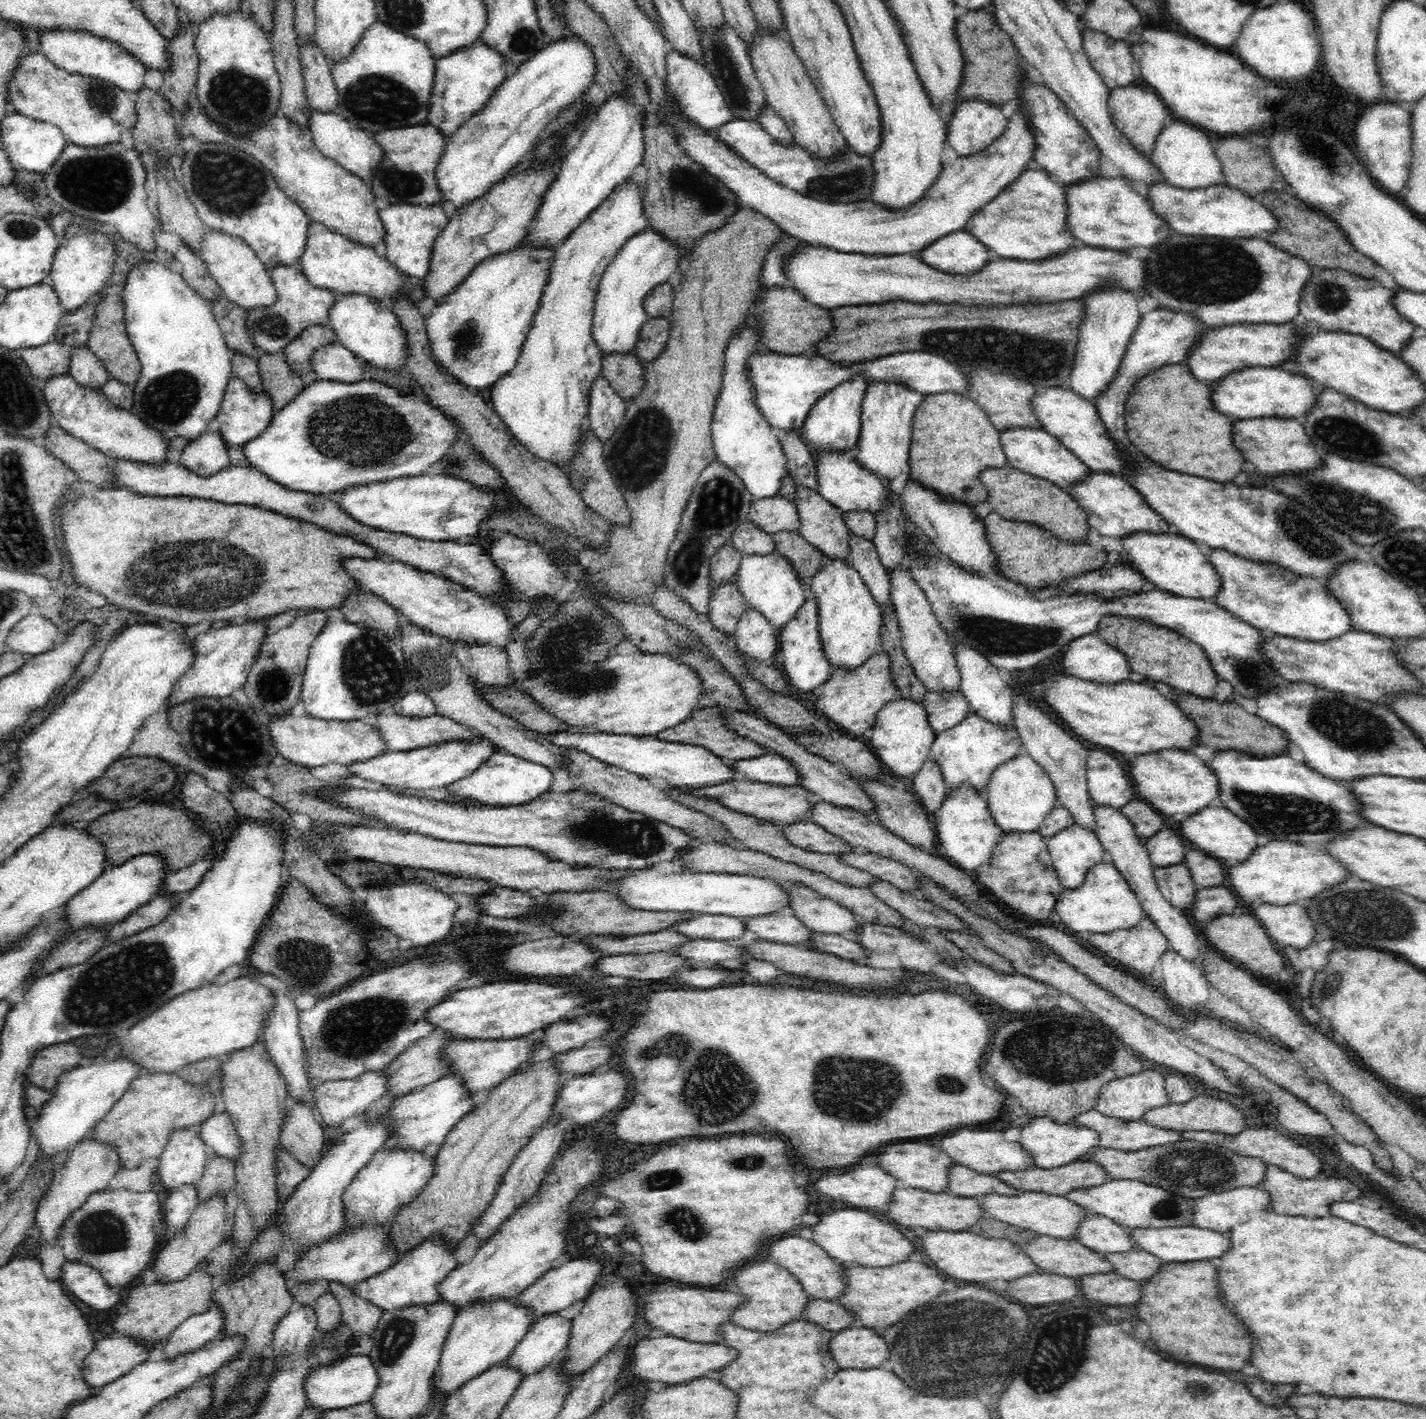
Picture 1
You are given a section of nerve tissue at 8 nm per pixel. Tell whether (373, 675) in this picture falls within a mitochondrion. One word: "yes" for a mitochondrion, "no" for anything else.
yes

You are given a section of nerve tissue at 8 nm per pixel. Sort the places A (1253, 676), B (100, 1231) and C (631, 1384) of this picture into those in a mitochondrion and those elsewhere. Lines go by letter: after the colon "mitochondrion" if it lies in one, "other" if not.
A: mitochondrion
B: mitochondrion
C: other

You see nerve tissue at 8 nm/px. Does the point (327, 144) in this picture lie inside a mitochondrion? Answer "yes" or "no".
no

